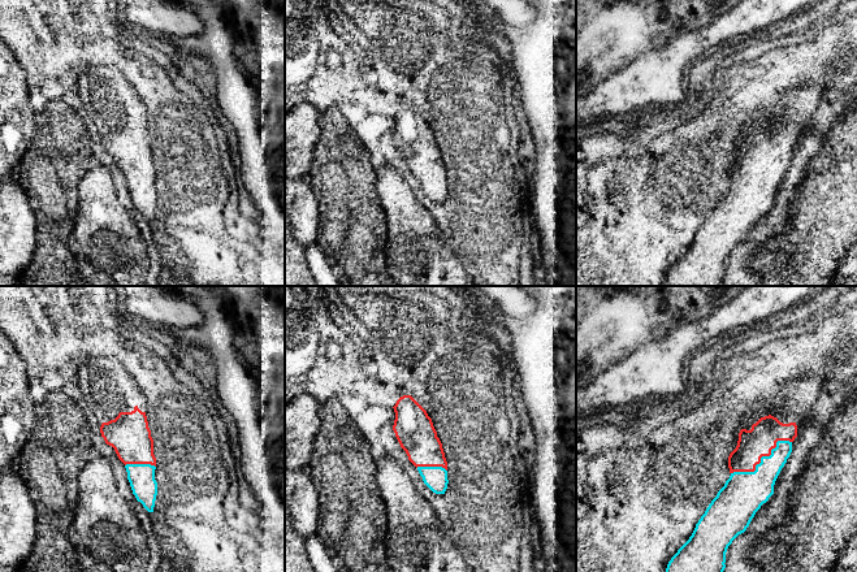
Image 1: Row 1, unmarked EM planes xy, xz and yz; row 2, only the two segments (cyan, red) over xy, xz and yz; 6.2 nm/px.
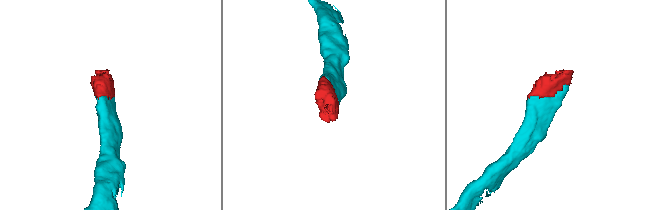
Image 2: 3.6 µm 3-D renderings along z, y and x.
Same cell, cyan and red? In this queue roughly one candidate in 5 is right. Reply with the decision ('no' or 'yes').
yes

